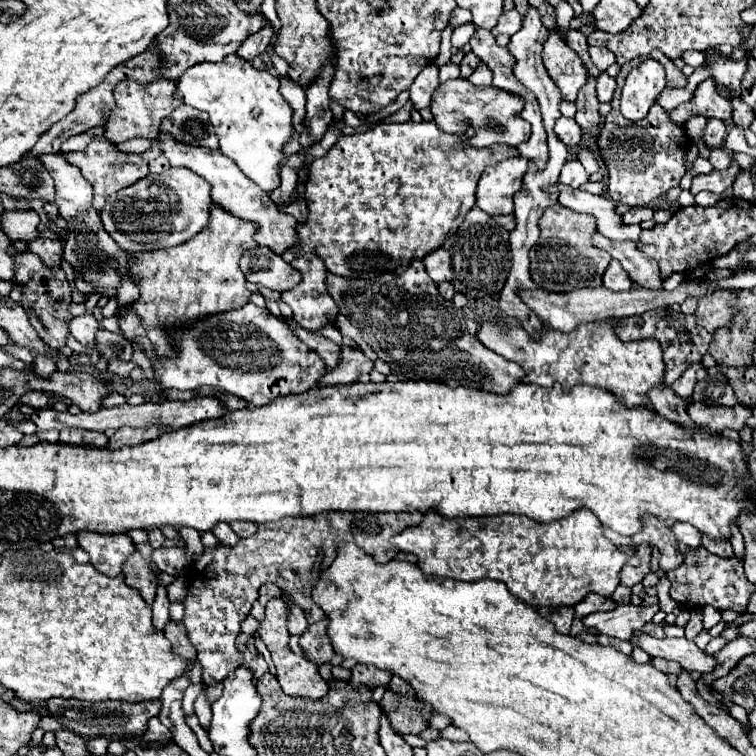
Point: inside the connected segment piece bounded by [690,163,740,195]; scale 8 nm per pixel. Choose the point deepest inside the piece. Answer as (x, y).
(718, 181)

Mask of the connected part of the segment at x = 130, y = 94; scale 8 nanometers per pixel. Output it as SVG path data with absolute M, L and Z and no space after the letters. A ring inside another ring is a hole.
M156 77L152 83L142 85L134 79L124 79L114 87L114 99L116 99L116 107L110 113L108 121L106 121L106 139L112 143L124 143L128 139L134 137L146 137L146 139L156 139L158 137L158 129L160 129L160 121L164 117L172 117L172 111L176 107L180 107L182 103L174 97L176 91L176 83L164 77Z

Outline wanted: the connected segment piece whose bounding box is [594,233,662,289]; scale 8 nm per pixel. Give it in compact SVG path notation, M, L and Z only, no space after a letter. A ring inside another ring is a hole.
M594 233L594 245L608 251L616 261L620 261L622 269L640 287L662 289L662 277L660 277L658 263L646 257L636 245L630 245L630 241L628 243L626 241L604 241L600 233Z

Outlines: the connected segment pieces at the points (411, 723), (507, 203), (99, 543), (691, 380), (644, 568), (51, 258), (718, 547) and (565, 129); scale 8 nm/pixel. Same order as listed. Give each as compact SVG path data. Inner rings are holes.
M386 691L380 701L382 711L390 717L390 723L396 733L418 735L420 731L428 729L434 711L428 709L420 699L408 695L396 695L394 691Z
M514 157L510 161L490 165L478 181L476 207L488 215L514 213L512 197L522 189L526 169L528 161L524 157Z
M76 533L78 545L90 555L90 563L106 573L108 577L116 577L122 571L122 563L130 557L136 547L132 539L124 535L102 535L102 533Z
M700 363L690 365L690 367L682 373L682 377L680 377L678 381L674 381L672 389L674 389L680 397L690 397L690 395L692 395L692 389L694 389L694 385L696 385L696 371L698 371L700 367L702 367Z
M626 565L620 573L620 585L626 585L626 587L634 587L636 583L640 583L644 579L644 575L650 573L650 567L648 565L640 565L640 567L632 567L632 565Z
M42 237L32 239L32 241L28 241L28 249L32 253L36 253L38 257L42 257L42 261L46 265L56 267L62 261L62 243L56 239L42 239Z
M704 541L704 545L708 547L708 551L710 553L714 553L714 555L718 555L718 557L732 557L734 553L732 553L732 545L726 541L726 543L714 543L714 541Z
M558 117L554 133L568 147L576 147L582 139L582 129L578 127L578 123L574 119L568 119L568 117Z

